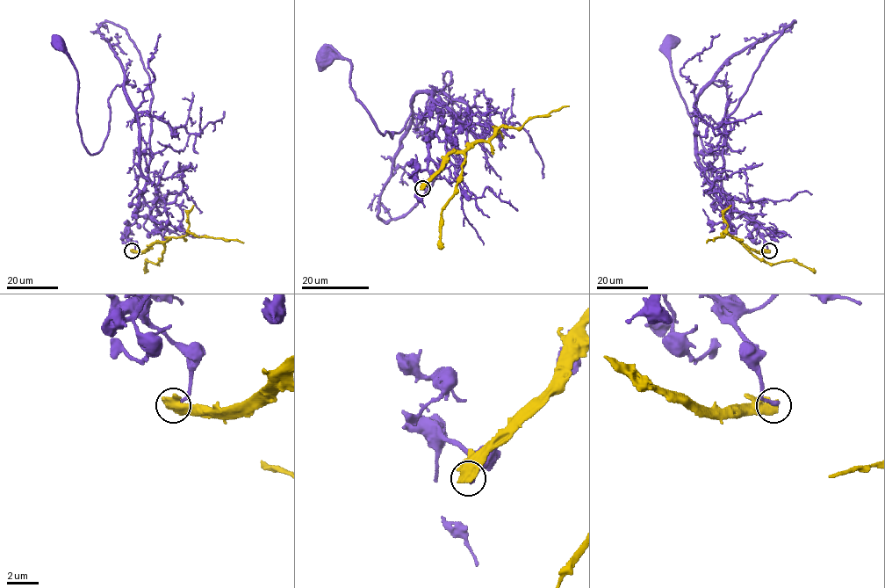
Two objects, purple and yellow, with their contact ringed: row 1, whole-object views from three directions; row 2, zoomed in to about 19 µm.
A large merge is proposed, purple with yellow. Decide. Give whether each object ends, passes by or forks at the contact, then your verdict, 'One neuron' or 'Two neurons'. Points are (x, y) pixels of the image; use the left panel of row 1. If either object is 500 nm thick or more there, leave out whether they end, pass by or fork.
At the ring purple ends. At the ring yellow passes by. Two neurons

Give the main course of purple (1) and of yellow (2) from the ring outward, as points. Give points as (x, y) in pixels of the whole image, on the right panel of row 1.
1: (769, 251), (696, 151), (697, 96), (712, 83), (726, 87), (729, 147), (711, 154), (673, 77), (671, 41)
2: (769, 251), (747, 248), (726, 233), (707, 243)

